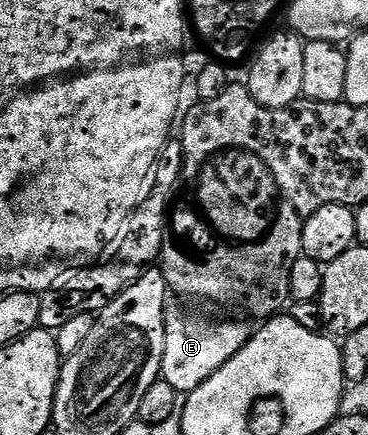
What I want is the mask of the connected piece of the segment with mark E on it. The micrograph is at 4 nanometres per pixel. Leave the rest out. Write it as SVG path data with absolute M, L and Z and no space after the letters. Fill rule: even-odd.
M170 305L165 312L165 351L161 365L161 378L175 388L178 395L187 396L203 384L231 356L235 356L249 342L251 329L245 322L208 322L196 318L179 307Z

